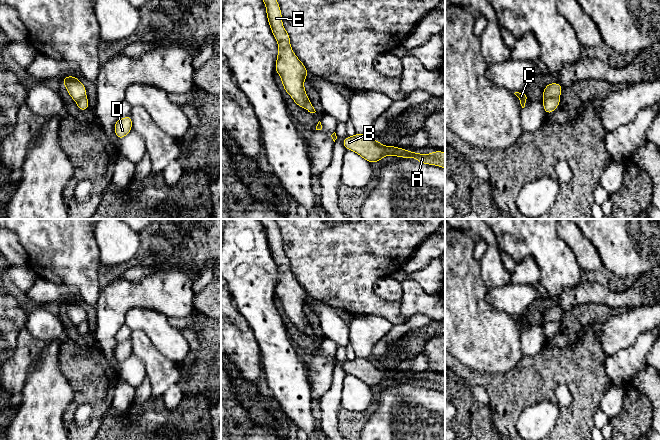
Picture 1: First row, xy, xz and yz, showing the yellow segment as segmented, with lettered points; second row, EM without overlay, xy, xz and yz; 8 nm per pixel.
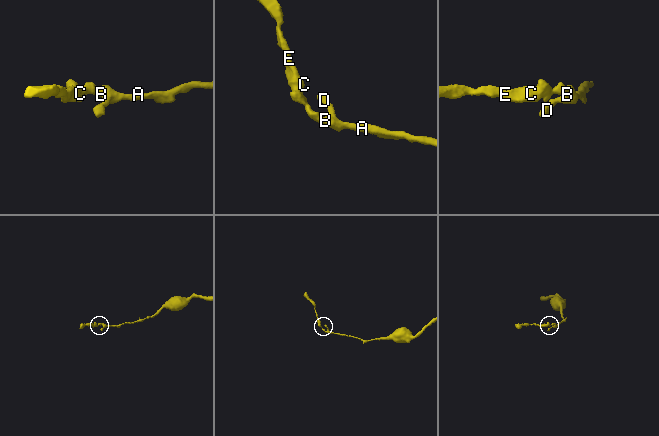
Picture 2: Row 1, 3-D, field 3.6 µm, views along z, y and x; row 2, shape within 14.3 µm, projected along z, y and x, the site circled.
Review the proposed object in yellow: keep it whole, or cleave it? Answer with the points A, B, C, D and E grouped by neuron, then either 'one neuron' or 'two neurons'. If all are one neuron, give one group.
groups A B D / C E; two neurons

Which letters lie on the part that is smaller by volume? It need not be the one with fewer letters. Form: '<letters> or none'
C, E

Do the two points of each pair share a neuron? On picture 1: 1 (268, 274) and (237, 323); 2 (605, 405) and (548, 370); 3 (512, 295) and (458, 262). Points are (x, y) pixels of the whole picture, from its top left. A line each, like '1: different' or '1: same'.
1: different
2: different
3: different

